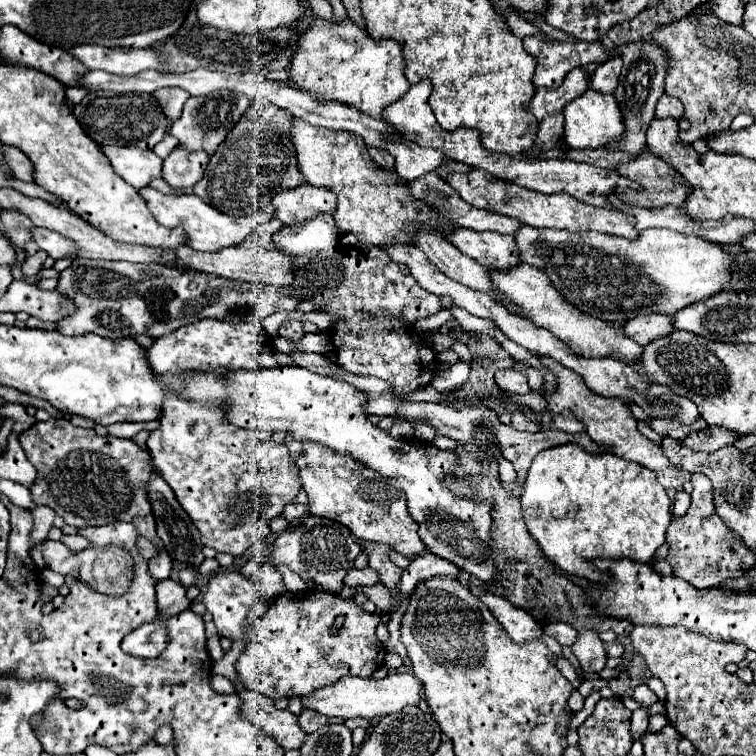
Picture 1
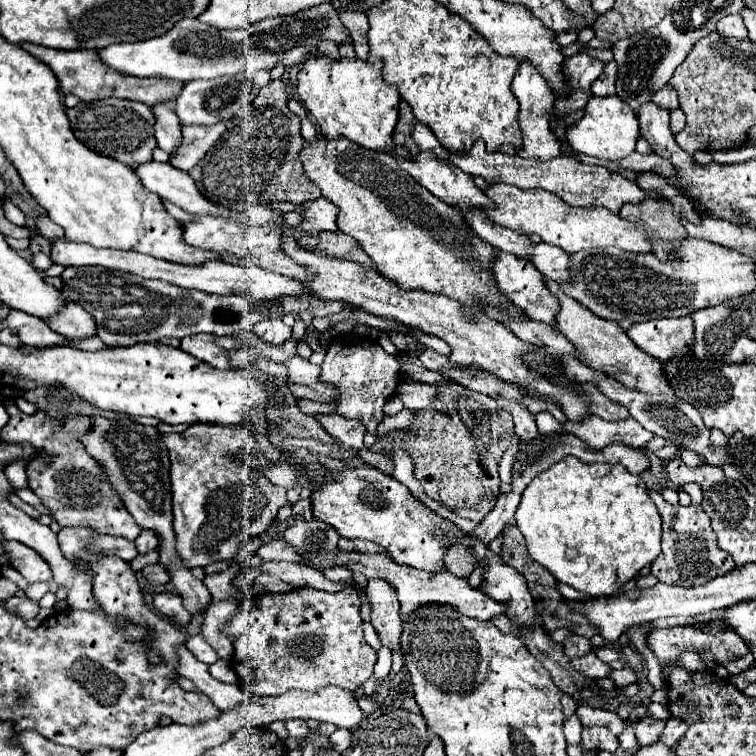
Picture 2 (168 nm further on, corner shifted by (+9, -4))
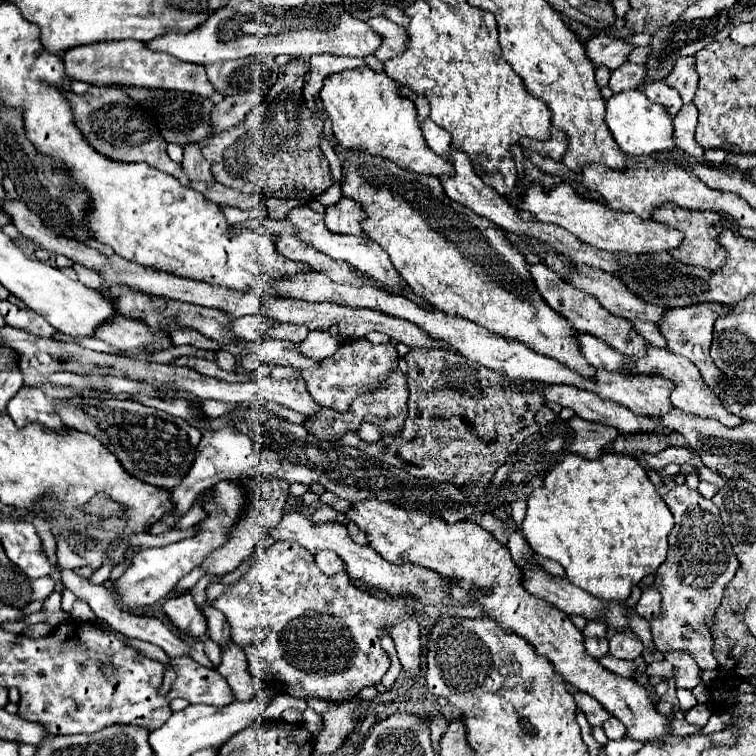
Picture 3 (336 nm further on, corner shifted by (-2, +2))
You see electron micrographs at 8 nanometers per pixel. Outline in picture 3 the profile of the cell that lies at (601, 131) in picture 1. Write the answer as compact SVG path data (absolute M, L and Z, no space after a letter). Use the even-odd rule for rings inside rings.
M626 90L614 94L606 102L606 124L614 134L614 140L628 156L648 156L674 148L674 126L668 110L650 102L642 90Z

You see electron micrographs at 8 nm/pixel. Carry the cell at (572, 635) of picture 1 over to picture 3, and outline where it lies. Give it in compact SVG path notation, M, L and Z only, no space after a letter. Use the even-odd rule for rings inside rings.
M586 638L586 652L594 658L608 654L608 638Z

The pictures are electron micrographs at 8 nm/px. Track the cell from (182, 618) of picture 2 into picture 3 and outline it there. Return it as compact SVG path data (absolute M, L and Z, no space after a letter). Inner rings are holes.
M180 594L164 602L162 610L166 612L168 620L184 634L192 638L200 638L206 634L206 618L202 610L194 604L190 594Z

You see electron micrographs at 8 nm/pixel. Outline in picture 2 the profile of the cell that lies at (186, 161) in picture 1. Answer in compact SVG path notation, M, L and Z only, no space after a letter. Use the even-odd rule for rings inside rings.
M225 122L213 126L185 126L183 140L177 146L177 150L171 154L169 164L183 172L191 172L191 168L197 166L197 162L205 156L205 152L217 142L223 130L225 130Z

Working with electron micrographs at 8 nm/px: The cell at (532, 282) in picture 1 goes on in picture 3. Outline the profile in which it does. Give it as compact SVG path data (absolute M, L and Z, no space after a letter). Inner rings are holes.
M648 346L648 354L646 354L644 358L632 358L632 360L634 360L634 368L636 368L638 372L650 374L652 370L656 370L658 376L662 376L662 378L666 378L666 380L672 380L672 382L676 384L676 390L672 392L670 398L672 398L672 404L674 404L676 408L680 408L682 412L698 415L702 418L714 418L720 420L720 423L730 428L737 427L743 423L743 420L740 420L738 416L732 416L732 414L728 414L728 412L722 408L722 404L718 402L719 399L716 394L712 392L712 388L708 388L708 386L704 384L700 372L698 372L698 368L696 368L688 358L678 356L678 354L674 354L674 352L668 352L668 350L660 350L660 348Z

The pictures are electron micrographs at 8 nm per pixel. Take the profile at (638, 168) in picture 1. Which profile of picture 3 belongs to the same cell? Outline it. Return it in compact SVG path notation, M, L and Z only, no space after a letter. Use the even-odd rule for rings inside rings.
M664 204L660 206L658 210L654 210L654 220L658 222L664 222L672 228L678 228L682 230L686 236L682 240L682 244L672 252L672 256L676 260L680 260L682 264L694 264L694 266L702 266L702 268L708 268L710 272L718 270L724 260L726 260L726 252L724 248L718 244L718 234L722 232L722 214L706 214L706 212L694 212L694 210L684 210L684 208L678 208L676 204Z

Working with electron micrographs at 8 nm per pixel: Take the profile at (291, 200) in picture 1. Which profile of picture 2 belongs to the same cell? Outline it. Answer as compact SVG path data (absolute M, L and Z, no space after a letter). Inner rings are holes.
M317 198L313 202L301 204L301 224L297 228L285 226L285 236L297 236L297 234L319 234L323 230L337 230L337 206L329 204L325 198Z

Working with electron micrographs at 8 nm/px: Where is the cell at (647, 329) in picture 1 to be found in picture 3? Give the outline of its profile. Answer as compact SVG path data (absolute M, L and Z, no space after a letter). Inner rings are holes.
M694 304L694 306L688 306L688 308L672 308L672 310L668 310L668 314L664 314L664 318L660 322L660 332L668 340L670 350L680 354L680 356L686 356L688 360L692 360L694 366L700 370L702 380L716 392L718 398L722 398L726 394L726 390L720 386L722 374L710 358L710 344L712 344L714 322L720 316L728 314L728 308L730 306L726 306L726 304Z

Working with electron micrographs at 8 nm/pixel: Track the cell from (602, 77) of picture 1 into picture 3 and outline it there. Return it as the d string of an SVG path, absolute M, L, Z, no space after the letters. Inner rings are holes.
M626 62L618 70L612 72L608 86L616 94L616 92L624 92L624 90L636 90L636 88L640 88L640 84L644 84L644 64Z

